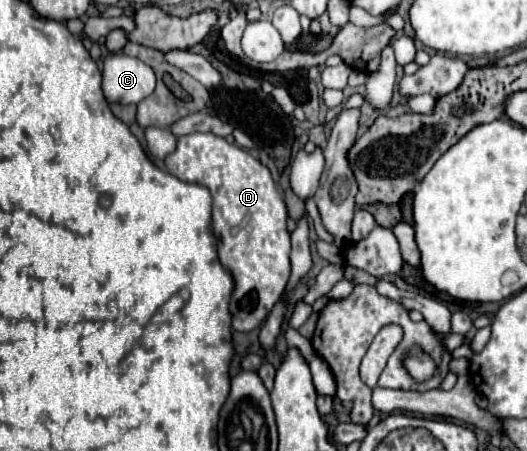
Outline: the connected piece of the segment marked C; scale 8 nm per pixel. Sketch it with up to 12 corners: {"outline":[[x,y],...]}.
{"outline":[[122,52],[104,60],[108,102],[138,104],[154,92],[154,70]]}

